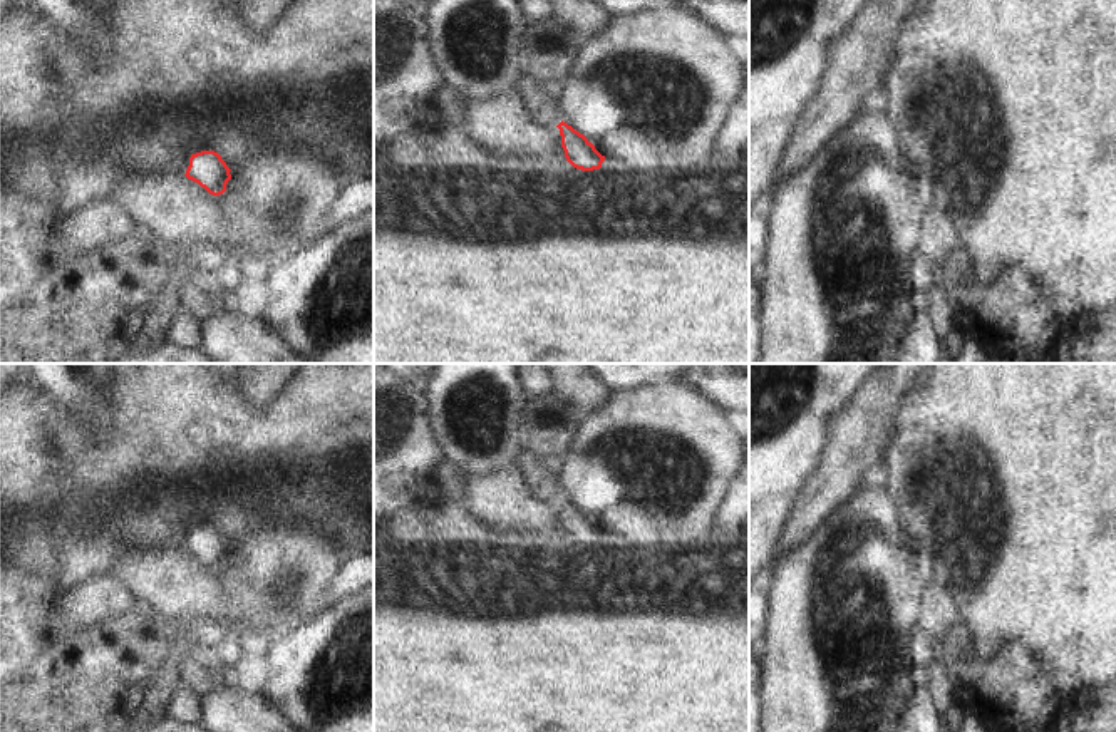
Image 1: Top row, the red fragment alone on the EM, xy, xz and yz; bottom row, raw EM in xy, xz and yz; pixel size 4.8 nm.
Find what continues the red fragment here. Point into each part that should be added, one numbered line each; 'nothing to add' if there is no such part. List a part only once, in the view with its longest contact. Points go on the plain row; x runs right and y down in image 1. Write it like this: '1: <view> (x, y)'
1: xy (235, 563).

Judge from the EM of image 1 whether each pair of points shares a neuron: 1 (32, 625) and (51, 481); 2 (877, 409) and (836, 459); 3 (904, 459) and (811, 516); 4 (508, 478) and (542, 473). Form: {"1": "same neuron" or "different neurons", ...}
{"1": "different neurons", "2": "same neuron", "3": "different neurons", "4": "different neurons"}

